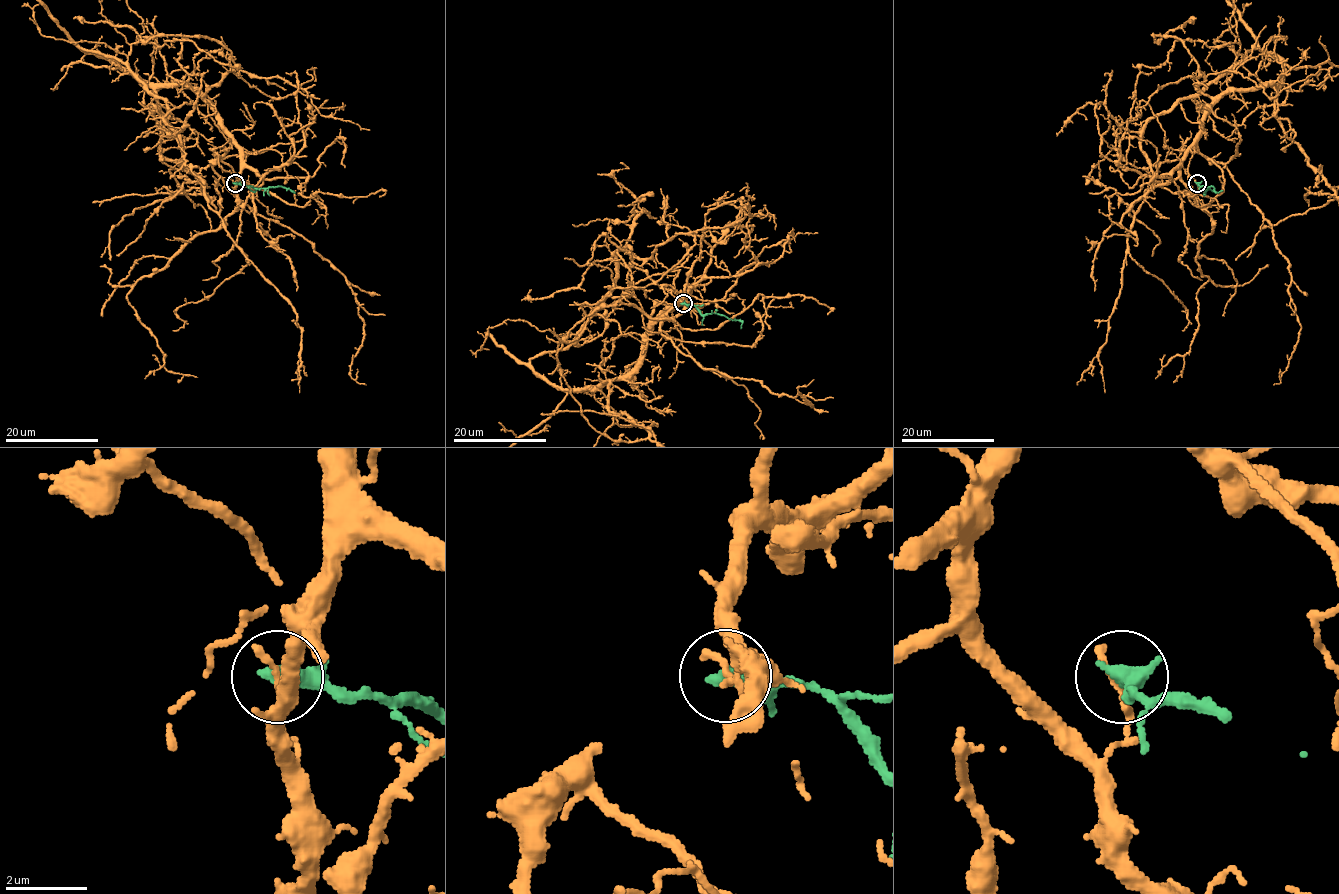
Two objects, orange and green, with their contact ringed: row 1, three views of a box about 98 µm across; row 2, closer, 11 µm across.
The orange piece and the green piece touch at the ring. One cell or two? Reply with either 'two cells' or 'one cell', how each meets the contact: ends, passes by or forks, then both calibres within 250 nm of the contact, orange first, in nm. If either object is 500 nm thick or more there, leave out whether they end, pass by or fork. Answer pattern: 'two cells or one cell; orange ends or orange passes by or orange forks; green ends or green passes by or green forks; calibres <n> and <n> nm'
two cells; orange ends; green ends; calibres 180 and 480 nm

